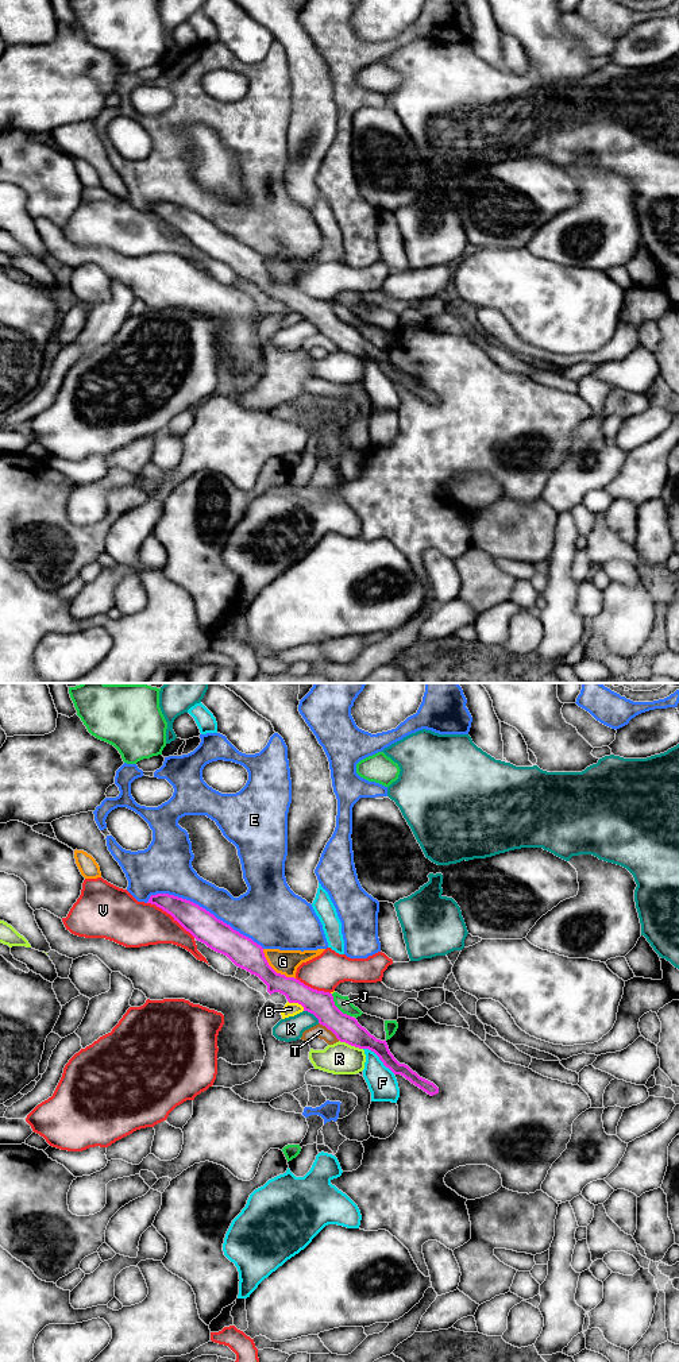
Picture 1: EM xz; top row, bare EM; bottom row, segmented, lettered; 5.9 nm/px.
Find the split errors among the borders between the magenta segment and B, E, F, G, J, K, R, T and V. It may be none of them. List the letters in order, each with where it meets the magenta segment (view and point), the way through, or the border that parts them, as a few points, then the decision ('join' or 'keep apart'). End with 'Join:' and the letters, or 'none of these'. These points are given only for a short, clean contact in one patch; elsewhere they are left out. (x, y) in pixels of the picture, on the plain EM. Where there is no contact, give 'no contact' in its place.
B: meets magenta in xz at (297, 311); border along xz (288, 309), (297, 311), (304, 319); keep apart
E: meets magenta in xz at (204, 218); keep apart
F: meets magenta in xz at (379, 367); keep apart
G: meets magenta in xz at (273, 278); keep apart
J: meets magenta in xz at (336, 316); keep apart
K: meets magenta in xz at (312, 321); keep apart
R: meets magenta in xz at (351, 354); border along xz (339, 348), (362, 358); keep apart
T: meets magenta in xz at (330, 338); border along xz (319, 331), (339, 348); keep apart
V: meets magenta in xz at (172, 224); keep apart
Join: none of these

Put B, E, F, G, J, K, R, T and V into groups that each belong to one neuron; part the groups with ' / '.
B / E / F / G / J / K / R / T / V

